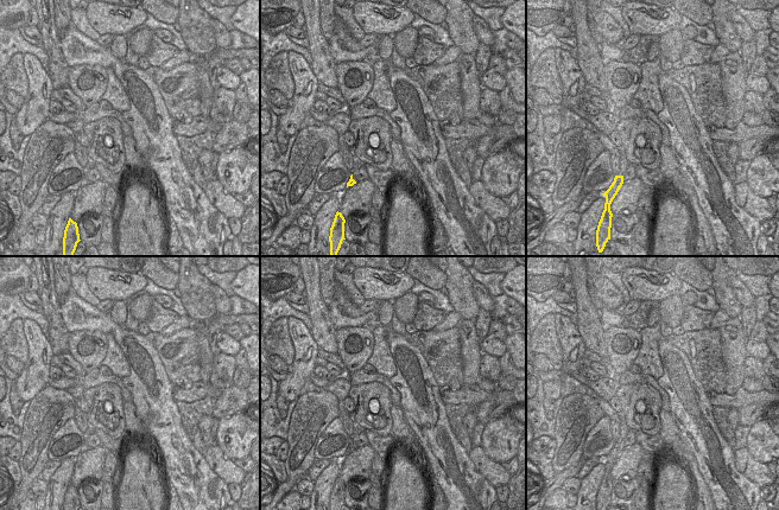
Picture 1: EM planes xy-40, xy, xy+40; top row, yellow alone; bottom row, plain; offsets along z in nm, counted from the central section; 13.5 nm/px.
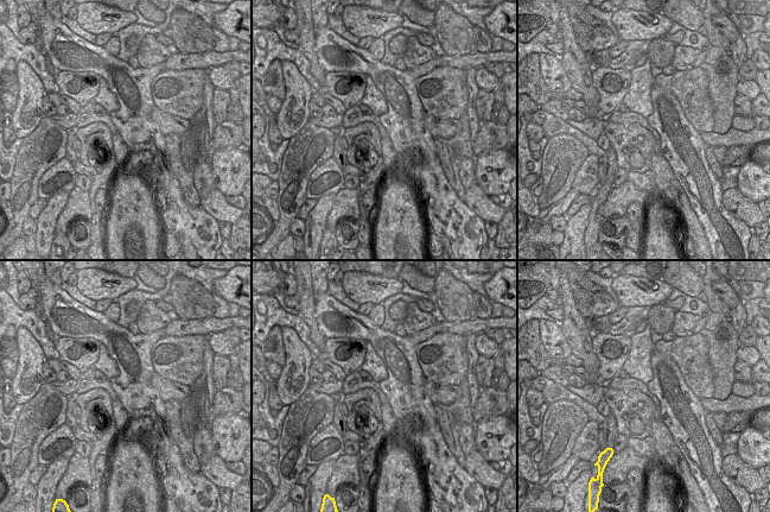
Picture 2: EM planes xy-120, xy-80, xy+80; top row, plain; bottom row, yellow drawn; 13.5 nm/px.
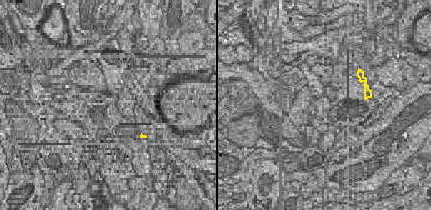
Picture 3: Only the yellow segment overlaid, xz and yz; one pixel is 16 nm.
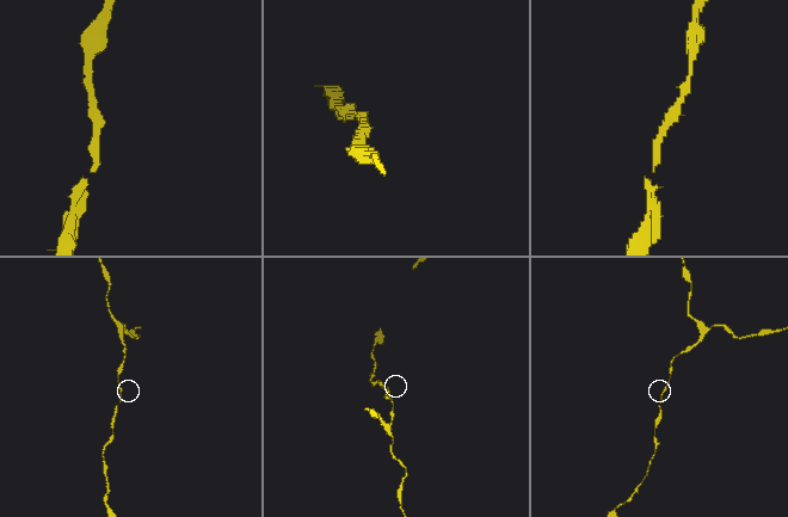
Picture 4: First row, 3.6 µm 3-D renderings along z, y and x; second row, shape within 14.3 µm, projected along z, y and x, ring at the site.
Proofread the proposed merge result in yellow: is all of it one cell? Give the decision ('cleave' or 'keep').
keep

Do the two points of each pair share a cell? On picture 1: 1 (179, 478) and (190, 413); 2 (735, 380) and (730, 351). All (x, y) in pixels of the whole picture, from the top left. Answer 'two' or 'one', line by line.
1: two
2: one

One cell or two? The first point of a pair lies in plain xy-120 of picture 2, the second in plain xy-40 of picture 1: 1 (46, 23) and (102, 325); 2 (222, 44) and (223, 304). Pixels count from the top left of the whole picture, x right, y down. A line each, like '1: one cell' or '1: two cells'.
1: one cell
2: one cell

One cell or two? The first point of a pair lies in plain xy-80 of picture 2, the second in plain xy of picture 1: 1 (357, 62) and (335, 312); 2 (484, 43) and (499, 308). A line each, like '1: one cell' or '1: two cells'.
1: one cell
2: two cells

